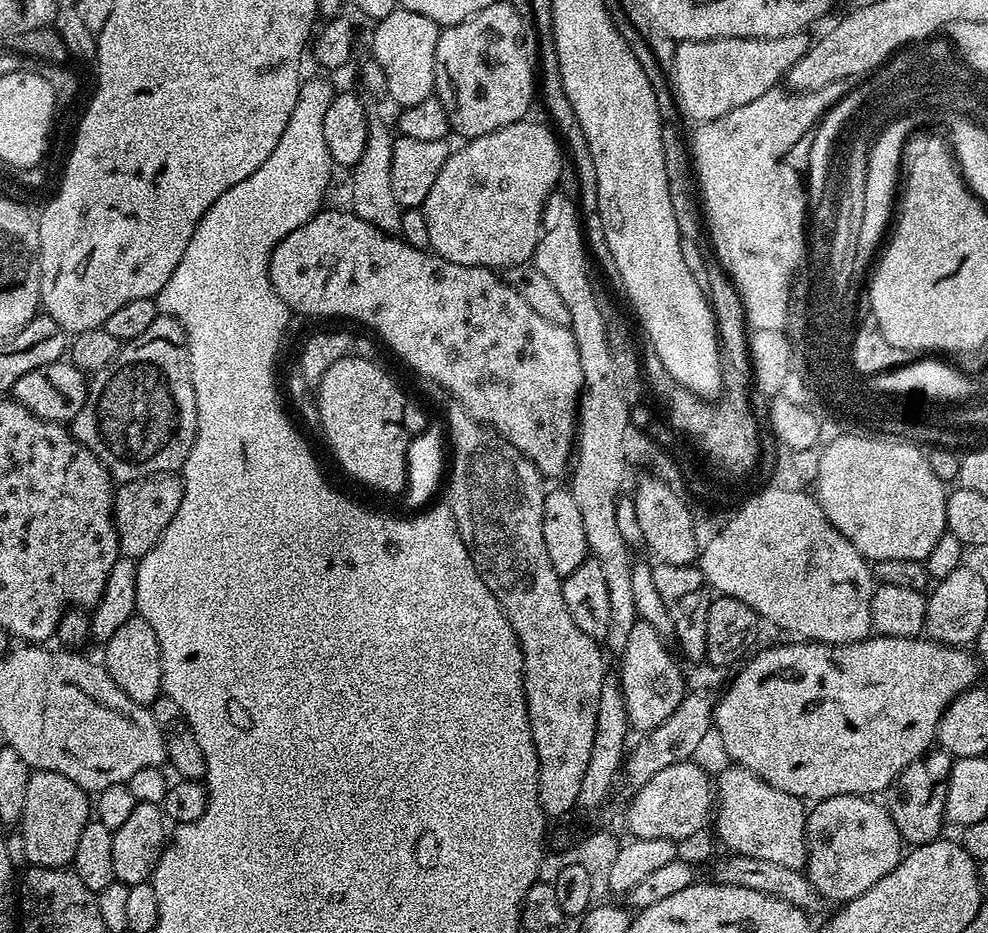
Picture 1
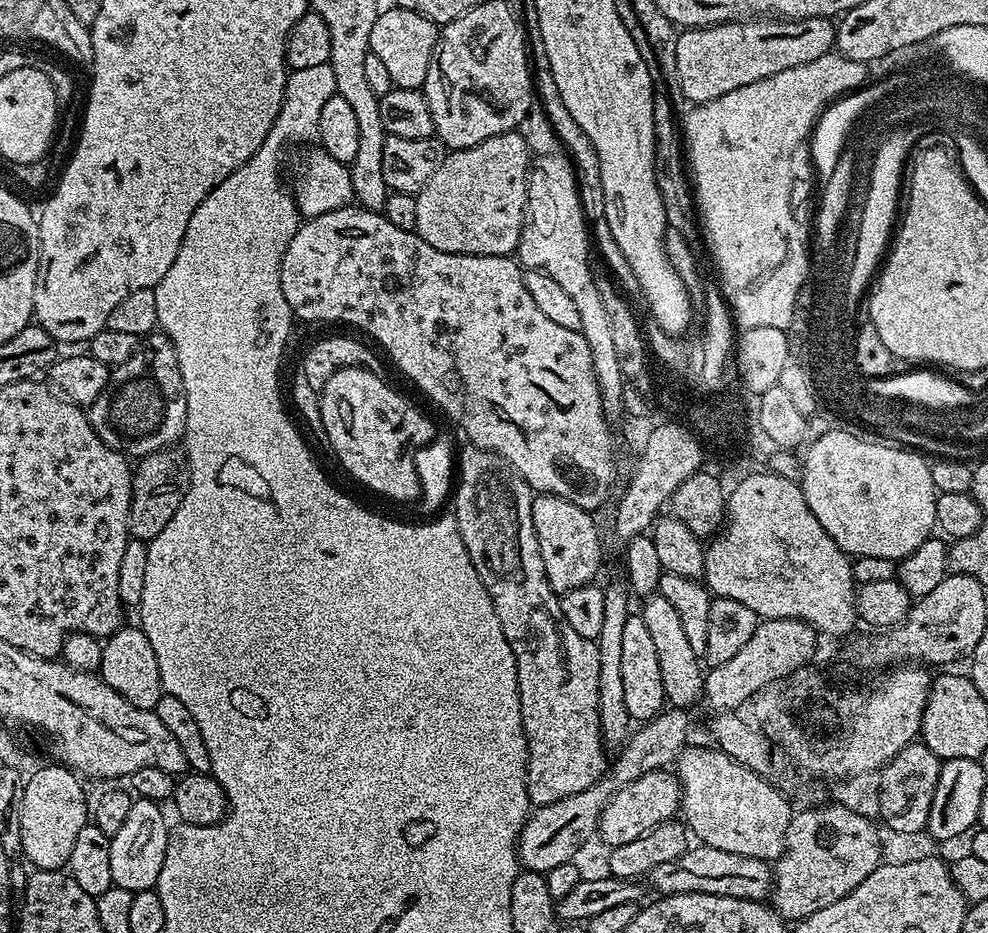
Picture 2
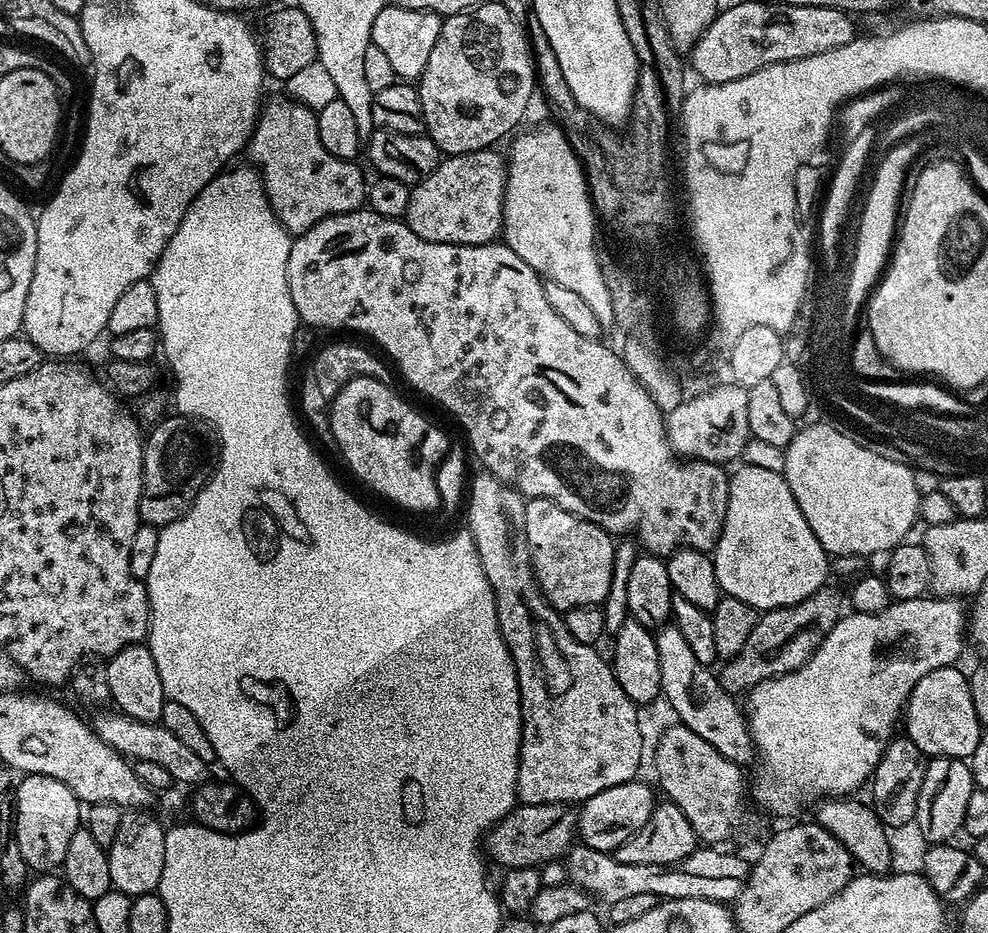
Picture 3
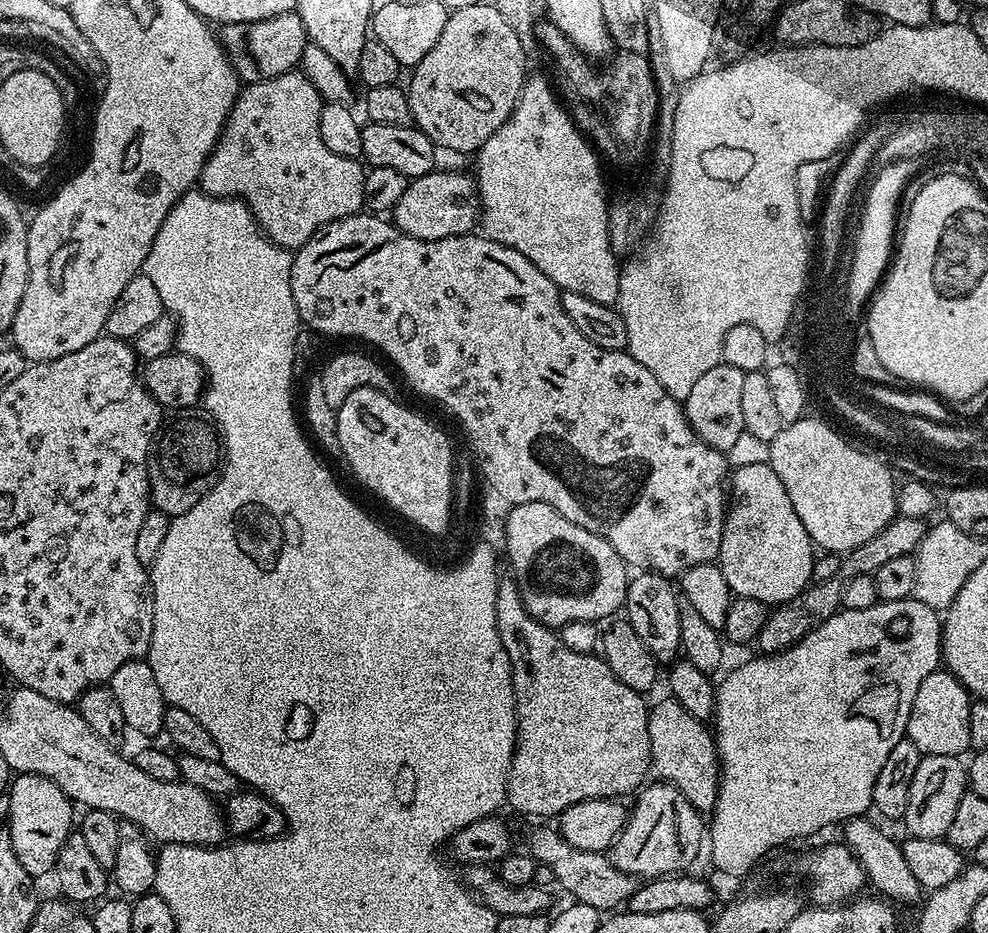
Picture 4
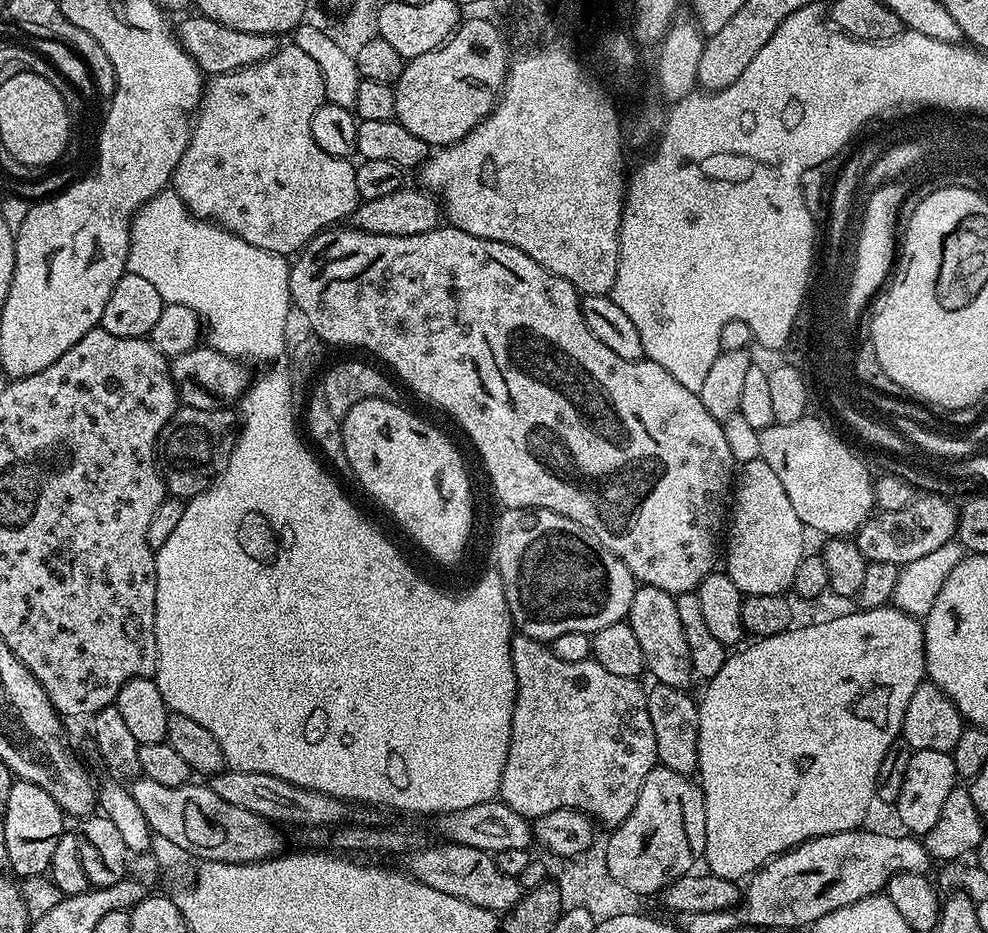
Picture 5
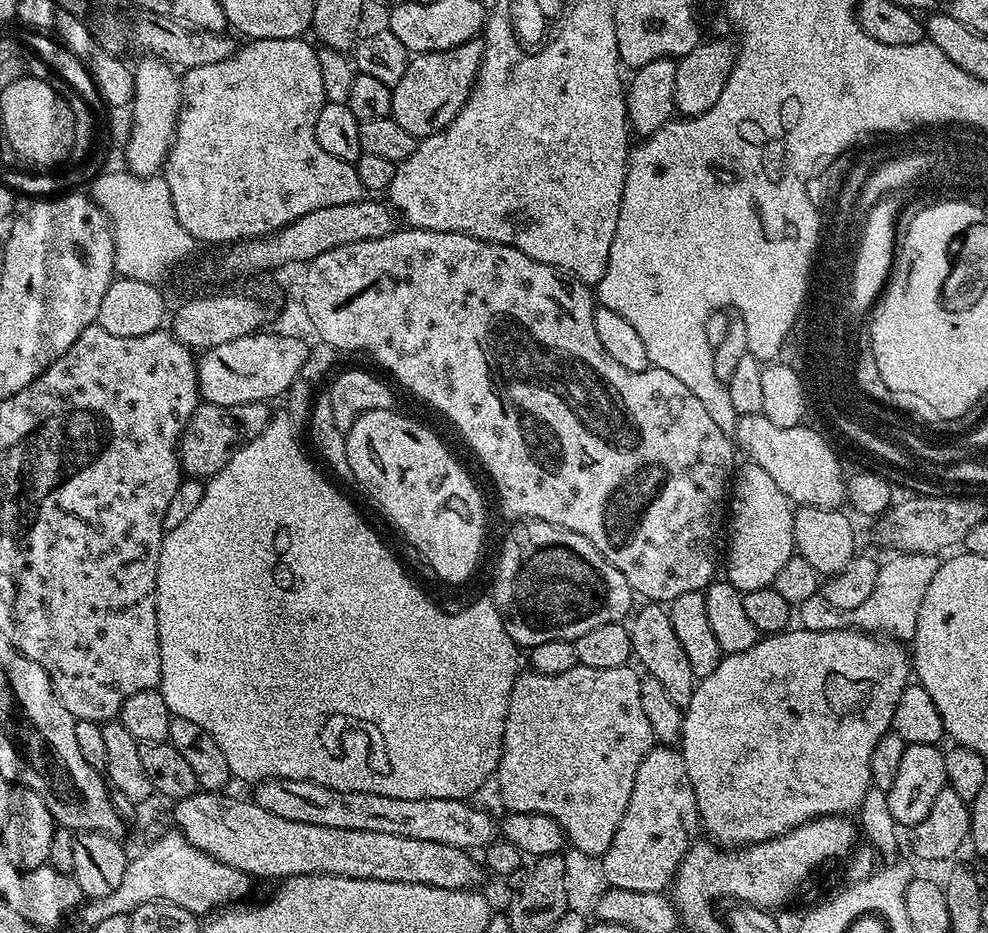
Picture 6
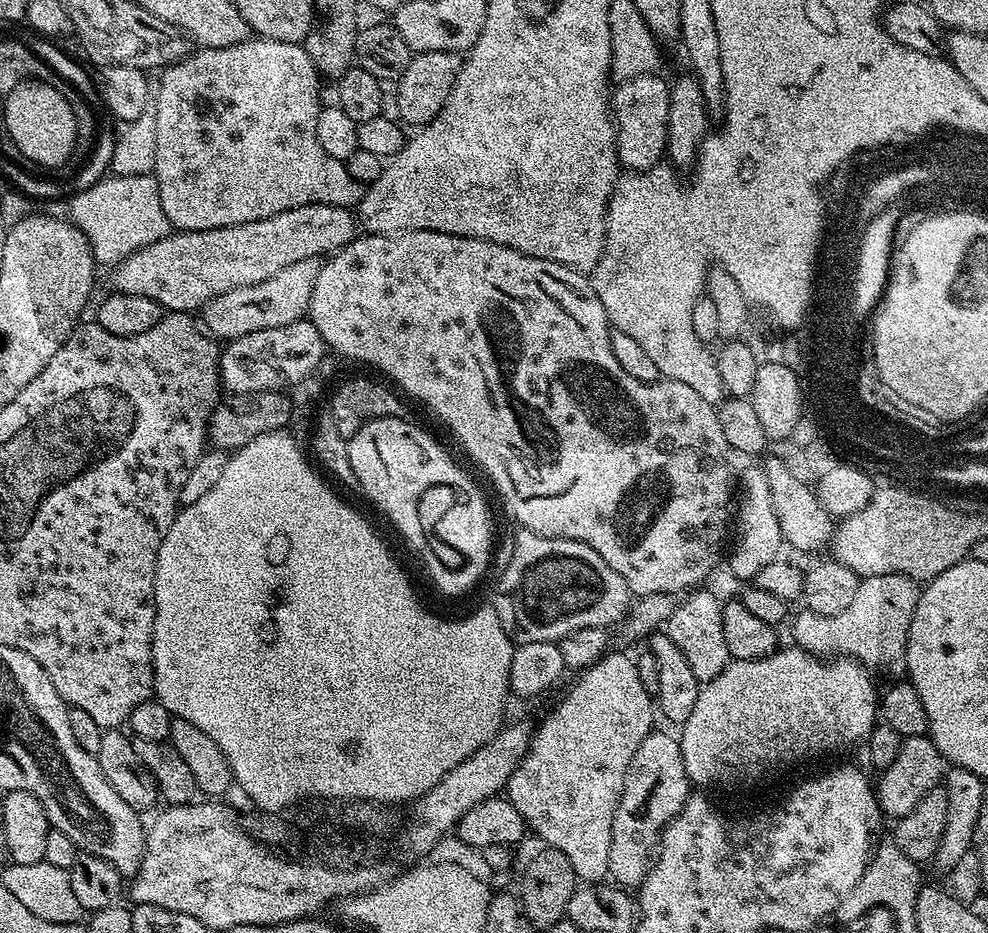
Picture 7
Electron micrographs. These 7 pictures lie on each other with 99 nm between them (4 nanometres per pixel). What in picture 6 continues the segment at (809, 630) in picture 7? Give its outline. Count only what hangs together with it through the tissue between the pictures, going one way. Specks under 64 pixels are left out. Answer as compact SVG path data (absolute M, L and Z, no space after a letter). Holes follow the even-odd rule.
M901 552L887 557L888 561L880 564L878 582L874 582L874 590L862 606L853 612L844 613L824 600L823 595L817 594L798 605L798 620L803 627L812 632L822 630L838 630L845 627L846 620L851 627L862 631L887 636L901 642L911 641L914 630L918 626L918 610L922 610L922 598L926 598L926 590L938 574L941 561L935 555L923 556L913 552Z

